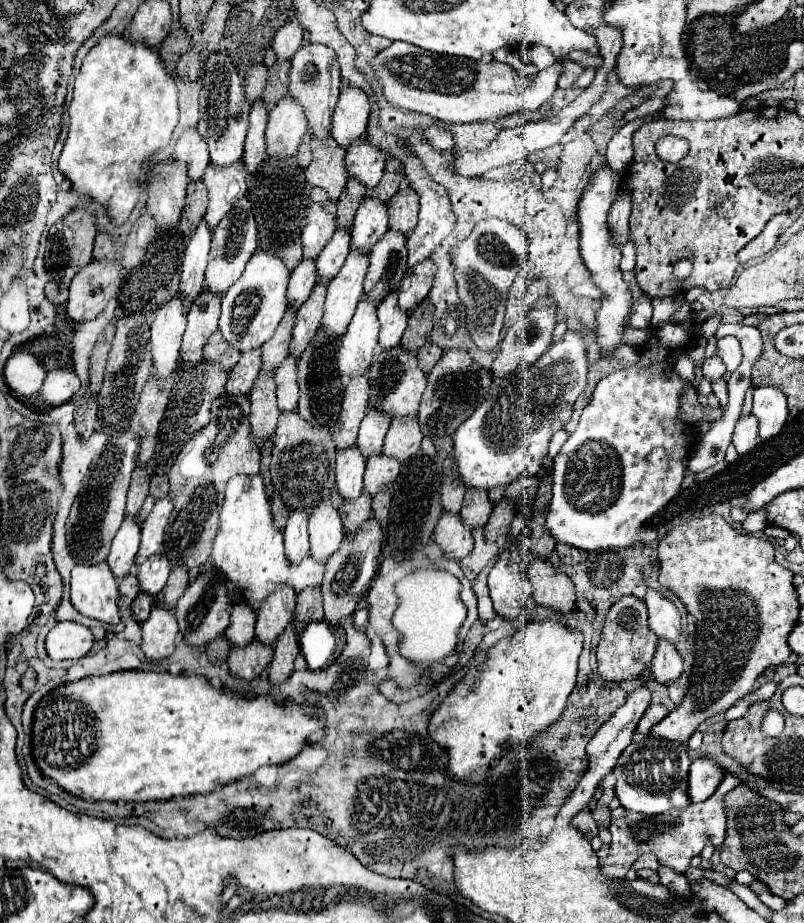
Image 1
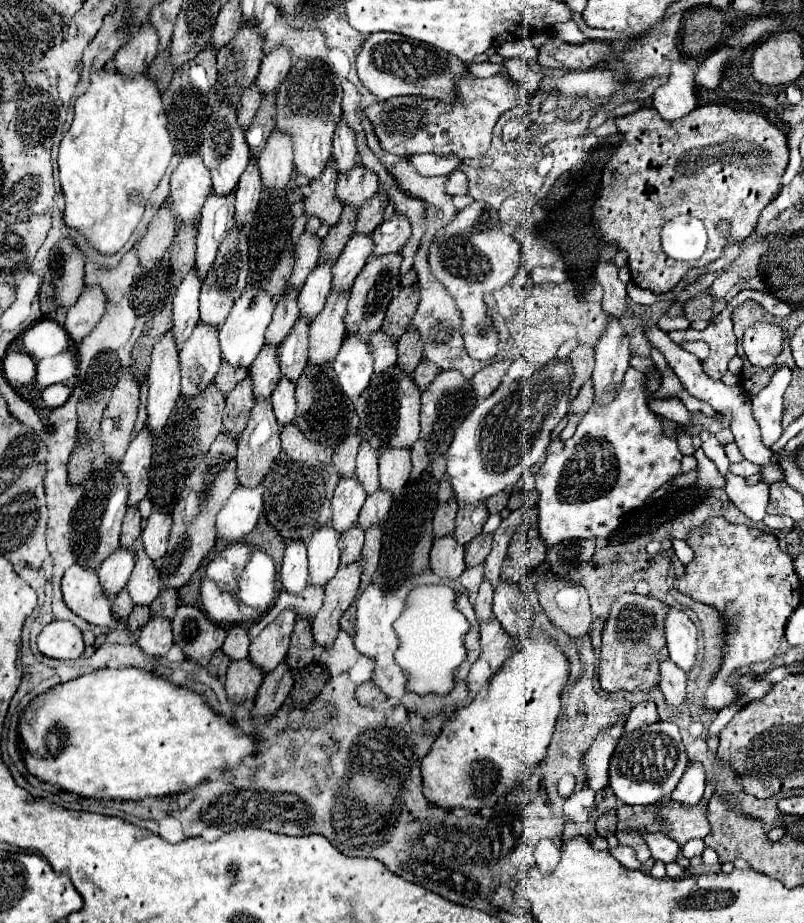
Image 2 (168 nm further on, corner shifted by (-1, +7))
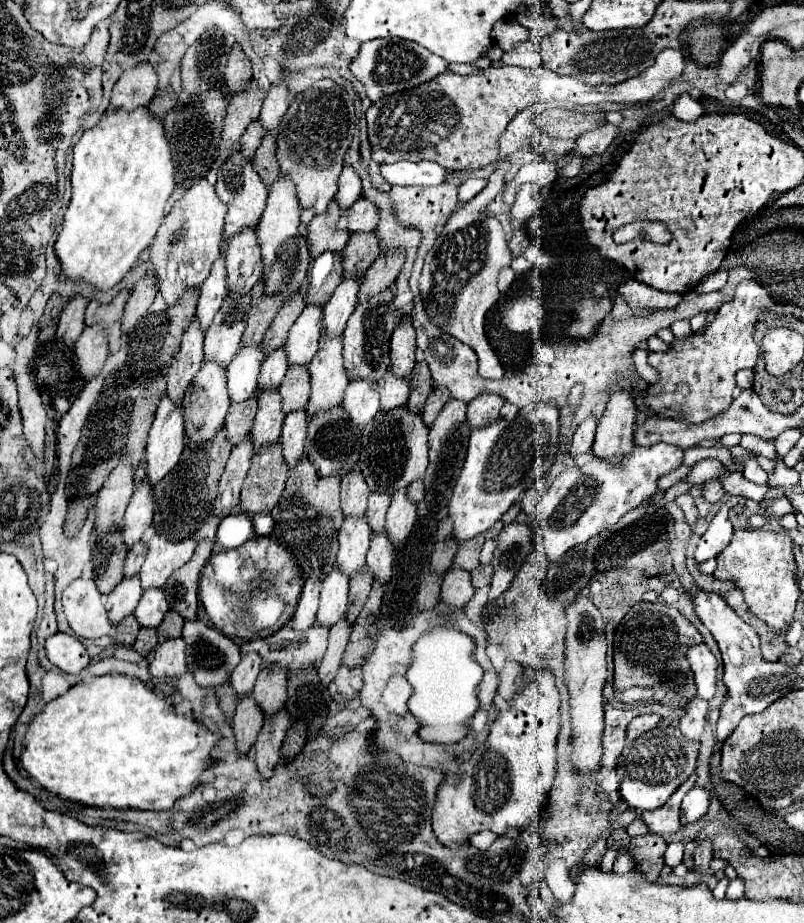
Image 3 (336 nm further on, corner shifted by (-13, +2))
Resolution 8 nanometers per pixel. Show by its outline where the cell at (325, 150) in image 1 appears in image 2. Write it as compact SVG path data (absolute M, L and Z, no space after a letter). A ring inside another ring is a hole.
M328 160L328 168L324 168L324 172L314 182L310 182L310 194L306 198L306 212L318 216L330 226L338 222L342 212L342 204L336 198L336 180L336 166L332 160Z

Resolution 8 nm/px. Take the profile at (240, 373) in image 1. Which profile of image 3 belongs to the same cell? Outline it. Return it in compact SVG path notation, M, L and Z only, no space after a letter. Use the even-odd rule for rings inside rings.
M246 437L242 443L238 443L232 449L230 459L228 459L226 469L220 479L220 487L218 487L218 495L216 495L214 511L212 511L214 515L230 515L232 505L238 505L240 487L246 479L252 455L254 453L252 453L252 445L250 445L250 437Z

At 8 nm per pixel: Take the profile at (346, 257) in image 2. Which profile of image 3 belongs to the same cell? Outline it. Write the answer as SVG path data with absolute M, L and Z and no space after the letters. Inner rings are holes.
M344 279L332 299L328 301L328 305L324 307L324 319L322 319L322 335L334 337L334 335L342 335L348 317L352 315L354 307L356 307L356 293L360 289L360 281L350 281Z

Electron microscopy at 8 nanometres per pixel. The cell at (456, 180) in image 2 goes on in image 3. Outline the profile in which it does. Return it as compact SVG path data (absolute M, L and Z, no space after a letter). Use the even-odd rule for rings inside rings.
M466 179L460 187L458 187L458 197L460 197L460 201L464 201L464 203L468 203L472 197L476 197L484 187L486 187L486 179Z

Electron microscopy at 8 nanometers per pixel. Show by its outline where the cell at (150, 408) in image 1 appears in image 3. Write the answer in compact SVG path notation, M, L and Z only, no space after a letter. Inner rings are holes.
M142 481L136 487L124 515L124 529L122 529L124 545L132 549L140 541L144 529L150 523L152 523L152 483Z

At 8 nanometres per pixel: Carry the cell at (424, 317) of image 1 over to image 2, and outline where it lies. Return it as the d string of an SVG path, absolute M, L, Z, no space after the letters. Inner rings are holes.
M408 328L408 332L404 332L404 336L398 340L398 366L406 372L414 372L420 360L422 360L420 332Z

